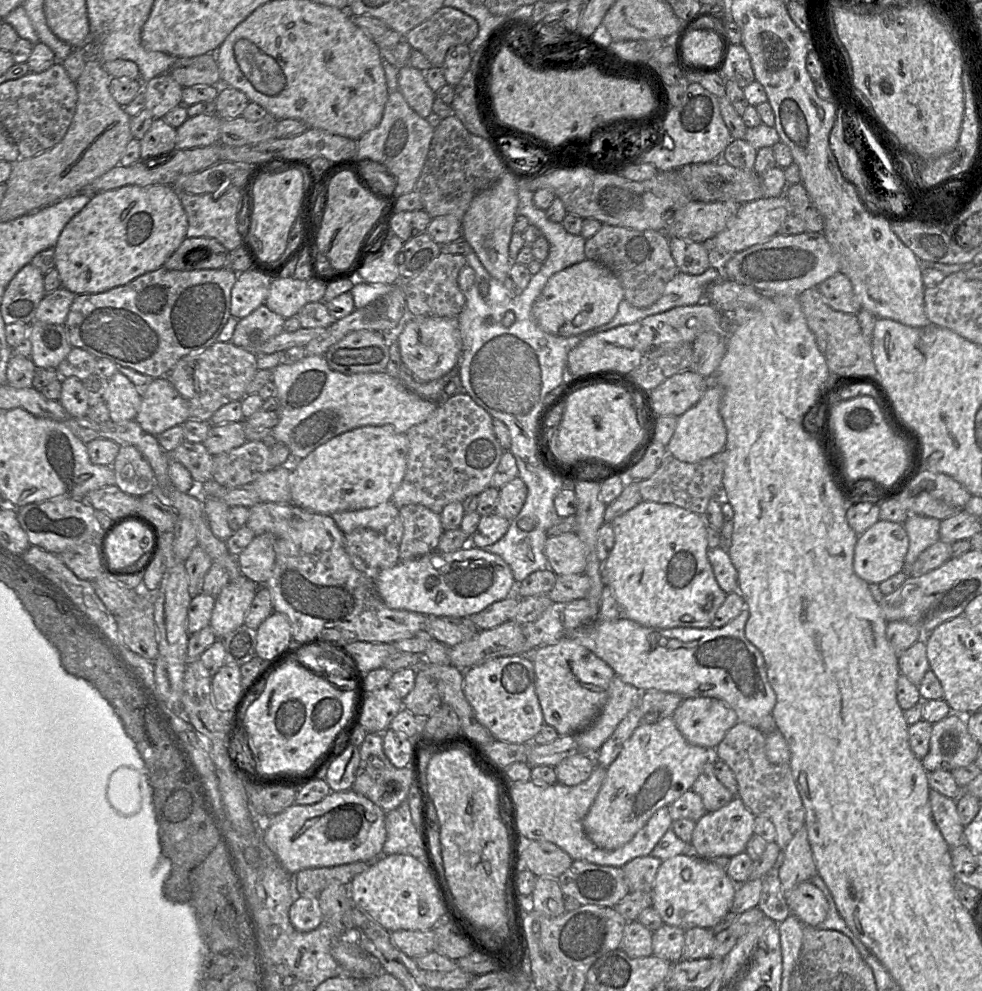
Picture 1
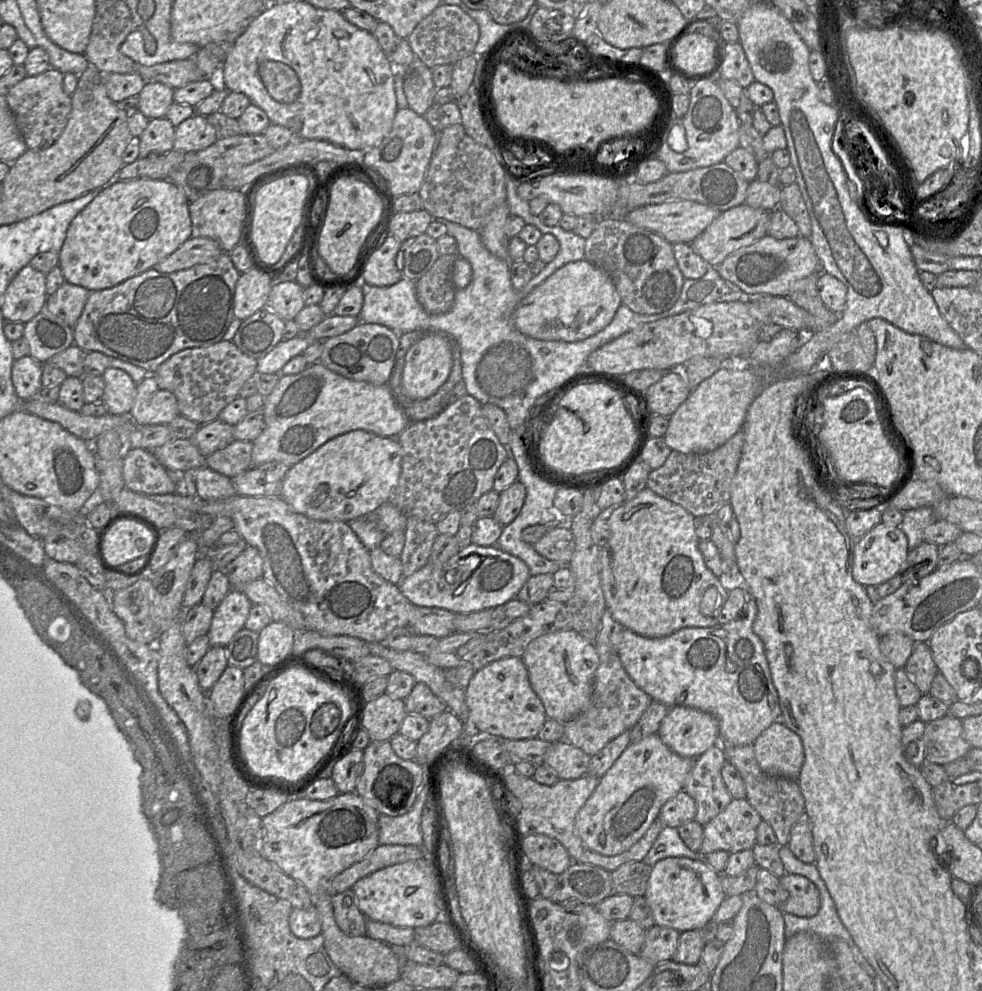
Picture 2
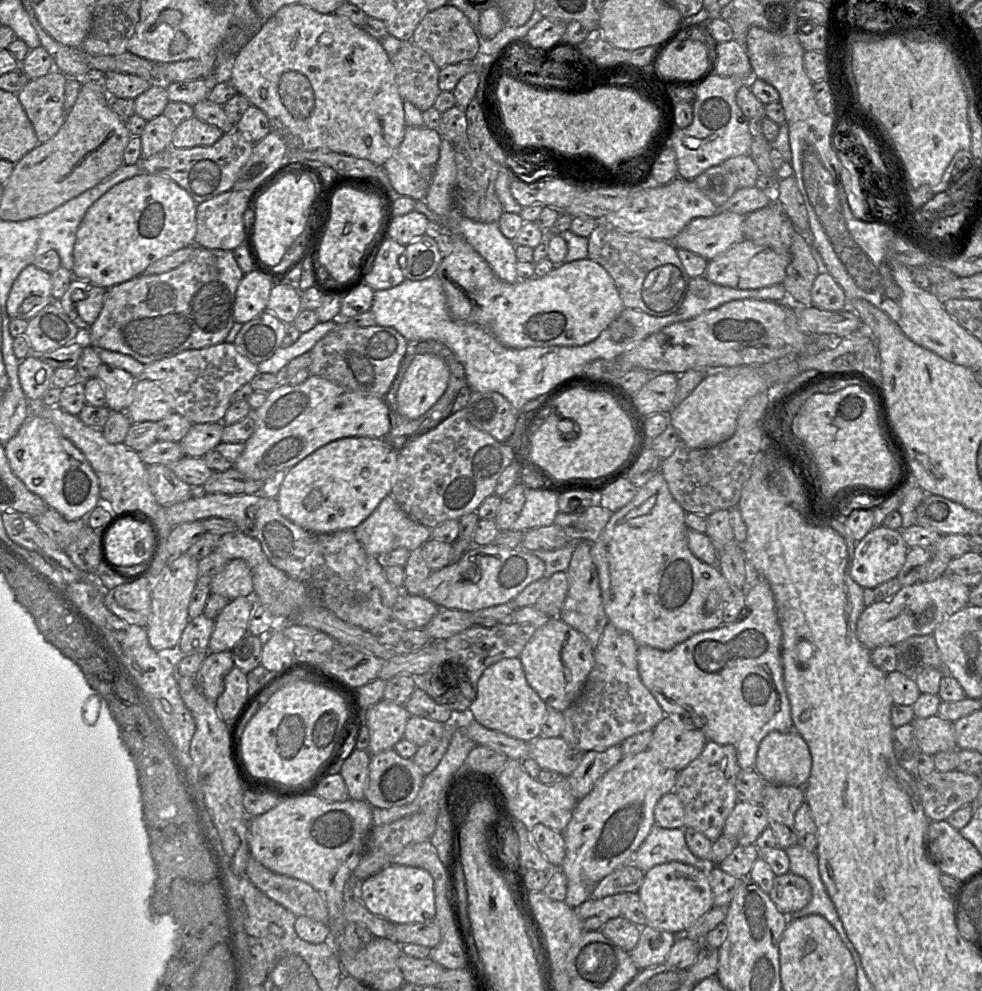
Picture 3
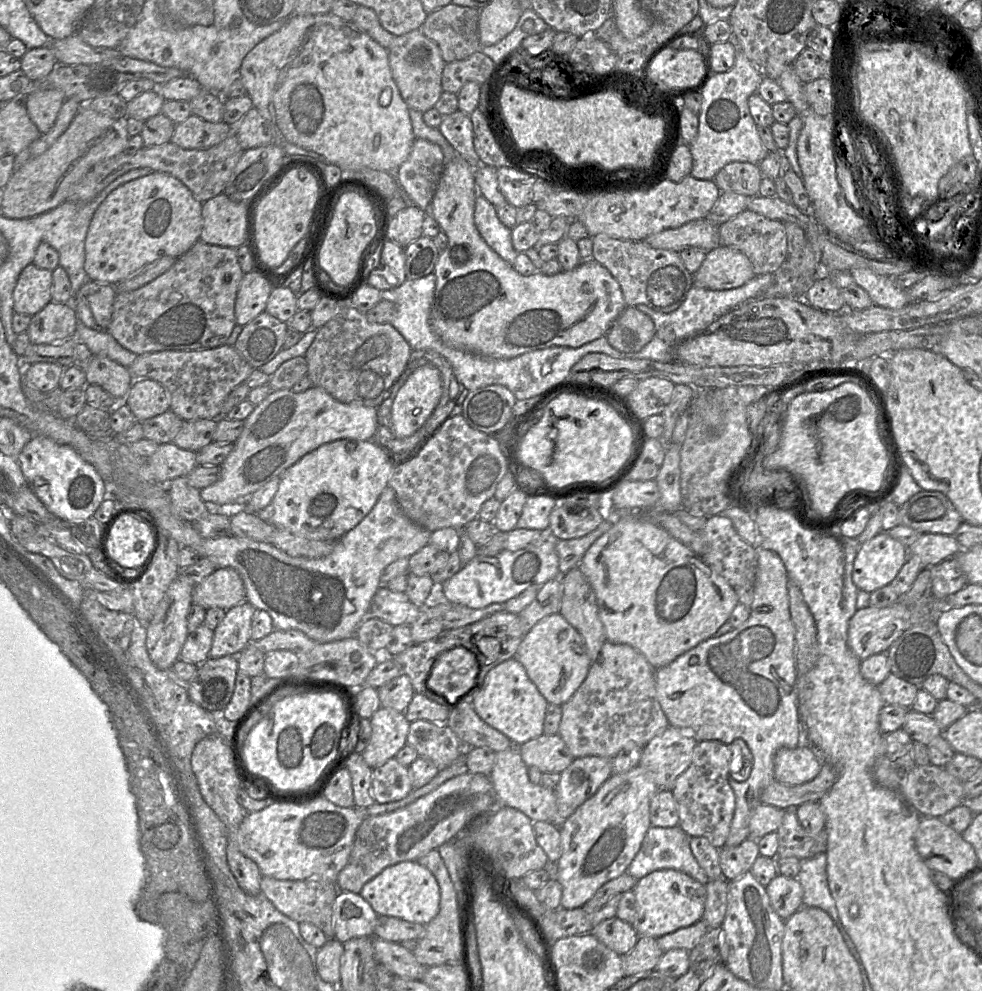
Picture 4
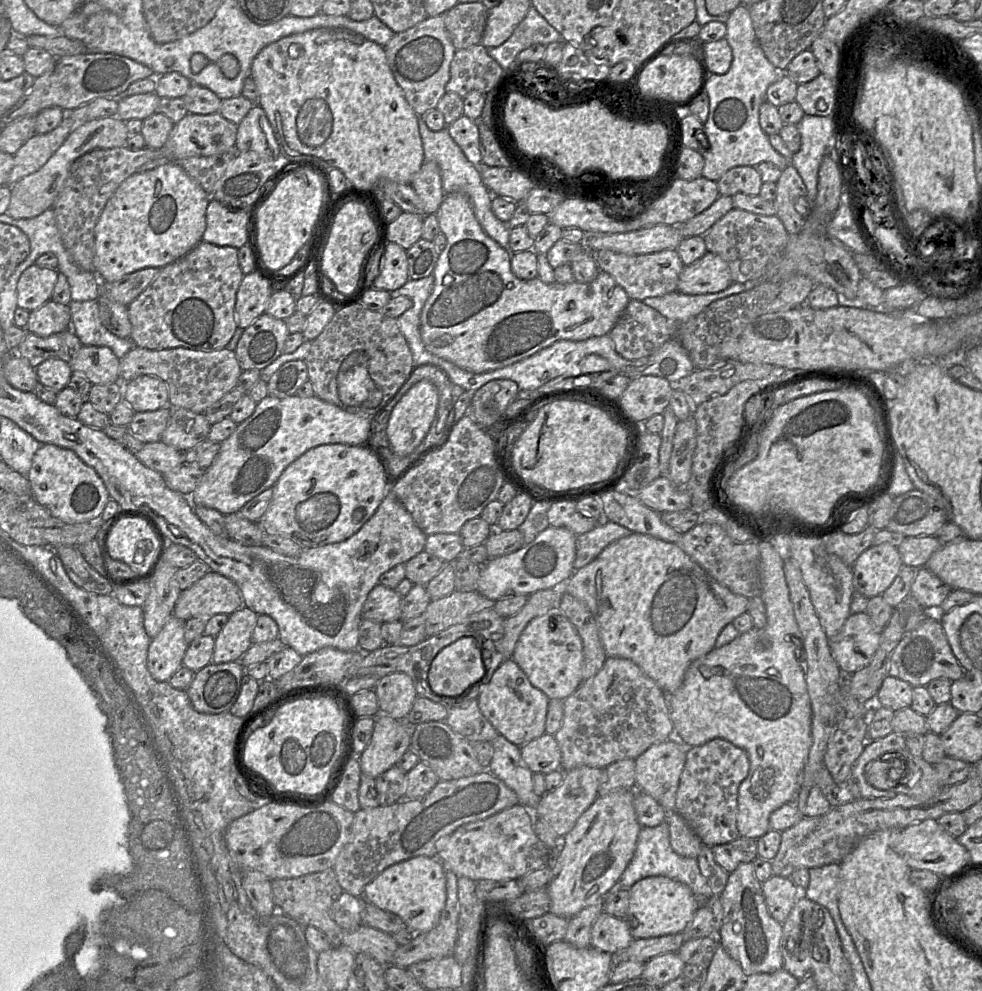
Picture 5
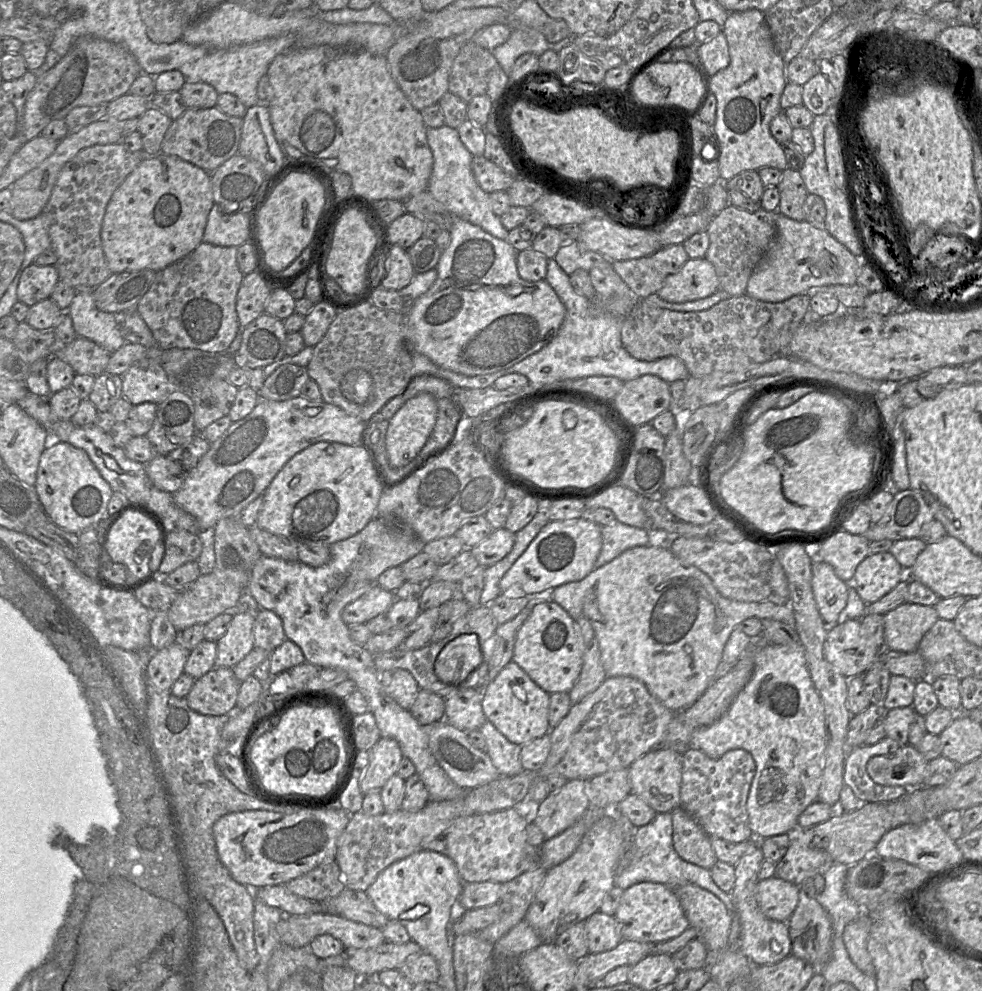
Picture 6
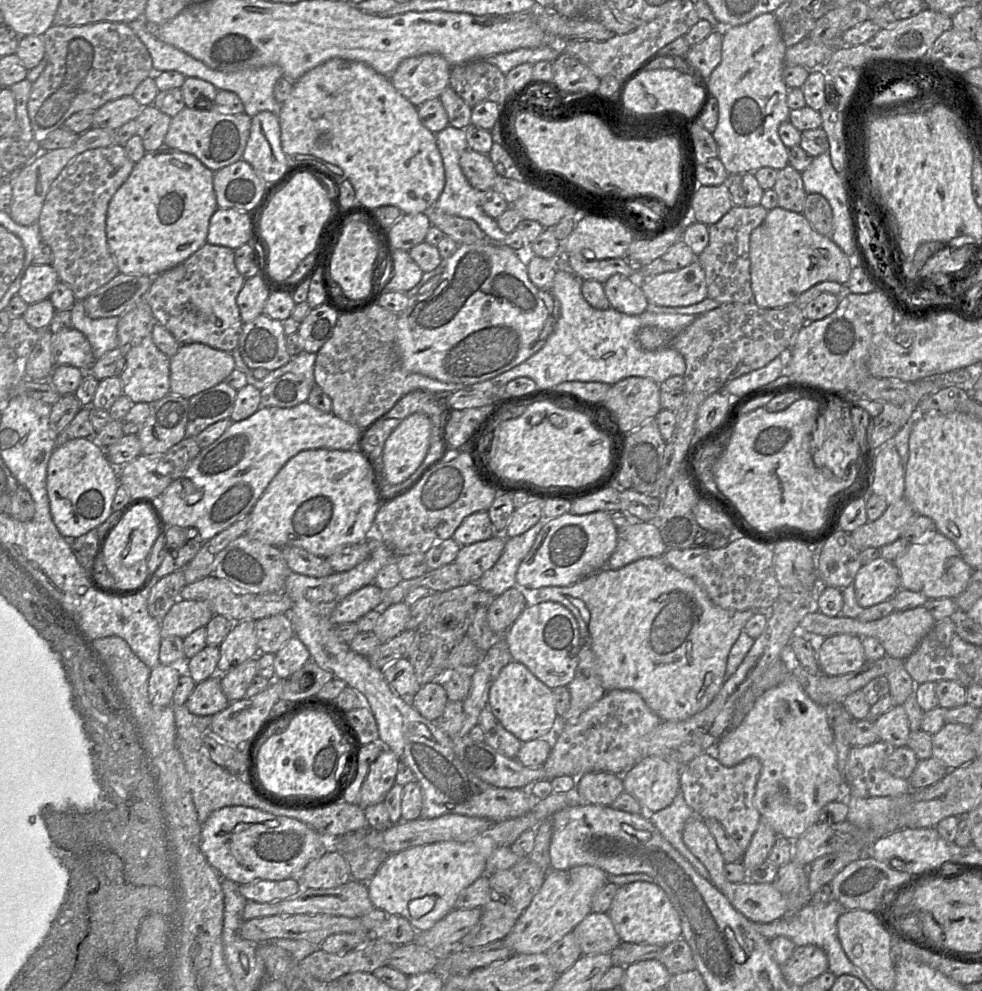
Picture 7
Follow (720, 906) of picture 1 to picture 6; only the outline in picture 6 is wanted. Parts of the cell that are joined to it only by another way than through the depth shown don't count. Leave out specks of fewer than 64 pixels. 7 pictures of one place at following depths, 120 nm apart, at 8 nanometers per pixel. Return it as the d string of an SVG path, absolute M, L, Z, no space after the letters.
M640 882L625 889L615 918L620 923L623 939L656 944L679 936L689 926L689 921L675 895L673 888L661 883Z

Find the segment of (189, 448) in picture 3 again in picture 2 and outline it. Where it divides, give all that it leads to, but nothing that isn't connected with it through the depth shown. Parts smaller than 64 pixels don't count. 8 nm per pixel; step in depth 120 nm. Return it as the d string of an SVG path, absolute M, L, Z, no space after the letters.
M216 419L201 425L192 440L199 451L207 457L235 441L234 426Z

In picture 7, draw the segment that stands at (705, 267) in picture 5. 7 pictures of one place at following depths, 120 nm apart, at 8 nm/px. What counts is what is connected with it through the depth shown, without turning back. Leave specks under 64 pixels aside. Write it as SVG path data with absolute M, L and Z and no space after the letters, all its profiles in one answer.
M696 259L675 271L642 281L648 303L664 307L687 307L708 298L705 272Z

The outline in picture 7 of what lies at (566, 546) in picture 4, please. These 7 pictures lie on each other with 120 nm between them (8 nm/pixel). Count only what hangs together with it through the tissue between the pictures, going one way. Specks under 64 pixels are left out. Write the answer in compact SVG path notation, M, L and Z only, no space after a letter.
M654 522L619 527L616 548L598 571L617 570L645 557L661 557L667 549Z

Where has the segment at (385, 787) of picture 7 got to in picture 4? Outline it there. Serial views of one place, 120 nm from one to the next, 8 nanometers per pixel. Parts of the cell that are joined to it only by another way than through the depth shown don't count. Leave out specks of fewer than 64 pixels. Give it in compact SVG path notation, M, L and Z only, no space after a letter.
M380 707L370 718L371 736L362 758L371 768L384 765L407 744L410 723L403 712Z

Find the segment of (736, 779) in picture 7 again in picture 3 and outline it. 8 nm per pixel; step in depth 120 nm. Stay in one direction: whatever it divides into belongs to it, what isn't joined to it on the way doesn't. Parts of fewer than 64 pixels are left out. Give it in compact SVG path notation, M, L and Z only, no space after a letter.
M707 741L699 756L678 772L673 789L683 805L684 828L701 832L711 842L722 835L725 821L737 802L735 780L740 770L734 746Z

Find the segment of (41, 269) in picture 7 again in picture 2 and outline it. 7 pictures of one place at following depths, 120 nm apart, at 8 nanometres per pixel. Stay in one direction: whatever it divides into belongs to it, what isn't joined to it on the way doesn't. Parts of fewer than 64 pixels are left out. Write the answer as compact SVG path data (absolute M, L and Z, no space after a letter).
M29 264L9 284L2 305L6 322L27 323L46 307L46 274Z

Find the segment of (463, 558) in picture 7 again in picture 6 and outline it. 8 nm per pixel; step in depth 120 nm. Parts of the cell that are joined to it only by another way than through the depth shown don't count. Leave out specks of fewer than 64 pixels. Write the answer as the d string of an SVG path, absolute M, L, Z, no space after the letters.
M494 529L479 544L471 548L471 552L479 565L487 568L502 560L510 553L515 544L515 533L505 529Z

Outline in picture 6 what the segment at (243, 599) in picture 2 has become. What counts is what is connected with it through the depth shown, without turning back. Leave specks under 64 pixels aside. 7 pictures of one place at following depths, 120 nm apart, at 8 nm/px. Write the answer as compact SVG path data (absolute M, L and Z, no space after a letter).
M235 611L226 632L217 640L215 667L232 668L255 647L255 611Z

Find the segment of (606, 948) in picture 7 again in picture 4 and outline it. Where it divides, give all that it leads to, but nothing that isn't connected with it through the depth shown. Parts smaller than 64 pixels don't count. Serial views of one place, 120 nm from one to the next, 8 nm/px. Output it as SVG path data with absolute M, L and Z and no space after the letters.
M616 916L602 921L590 933L620 956L627 955L639 939L634 927Z

